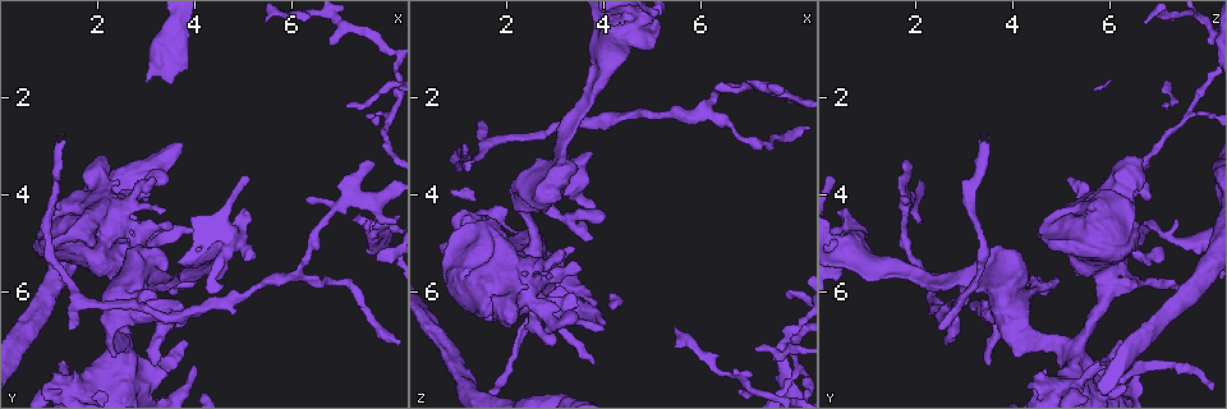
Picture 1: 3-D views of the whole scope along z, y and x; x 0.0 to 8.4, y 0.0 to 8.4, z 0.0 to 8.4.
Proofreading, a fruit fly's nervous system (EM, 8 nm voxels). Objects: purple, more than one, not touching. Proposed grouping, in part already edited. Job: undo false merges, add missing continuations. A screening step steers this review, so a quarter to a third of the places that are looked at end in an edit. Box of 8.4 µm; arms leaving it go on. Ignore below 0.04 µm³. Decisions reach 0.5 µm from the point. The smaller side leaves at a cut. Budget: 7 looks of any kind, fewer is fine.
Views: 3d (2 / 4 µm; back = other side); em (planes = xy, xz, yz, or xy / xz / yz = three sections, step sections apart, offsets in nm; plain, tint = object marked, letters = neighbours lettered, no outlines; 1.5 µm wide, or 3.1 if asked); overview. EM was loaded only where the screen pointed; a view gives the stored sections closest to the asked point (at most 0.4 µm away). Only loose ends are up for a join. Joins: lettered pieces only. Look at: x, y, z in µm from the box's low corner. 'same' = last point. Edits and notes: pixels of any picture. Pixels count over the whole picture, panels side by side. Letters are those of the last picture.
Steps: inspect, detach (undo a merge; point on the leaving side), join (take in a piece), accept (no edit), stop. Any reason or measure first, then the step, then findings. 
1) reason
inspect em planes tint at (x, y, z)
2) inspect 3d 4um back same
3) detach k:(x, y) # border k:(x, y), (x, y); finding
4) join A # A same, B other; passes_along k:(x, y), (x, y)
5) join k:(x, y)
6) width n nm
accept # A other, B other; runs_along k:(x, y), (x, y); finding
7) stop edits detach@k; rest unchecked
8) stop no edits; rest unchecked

an open end
inspect 3d 2um at (7.70, 3.35, 1.85)

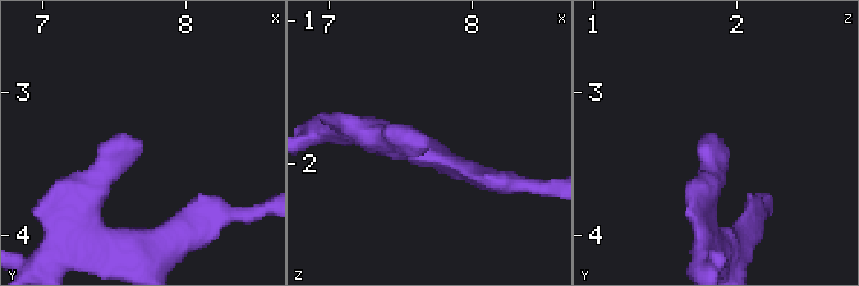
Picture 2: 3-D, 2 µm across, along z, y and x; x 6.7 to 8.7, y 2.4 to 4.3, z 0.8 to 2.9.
inspect em yz step 8 tint at (7.70, 3.32, 1.86)

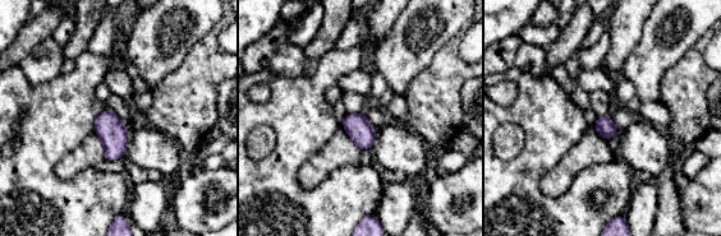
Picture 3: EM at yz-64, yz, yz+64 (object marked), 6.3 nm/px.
inspect em planes letters same

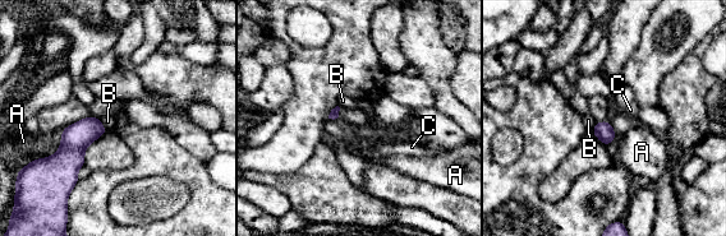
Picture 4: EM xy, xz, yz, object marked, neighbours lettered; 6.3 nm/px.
accept # A other, B other, C other; border 4:(96, 118), (108, 129); none of them fits

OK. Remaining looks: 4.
inspect em planes plain at (1.30, 5.55, 3.40)

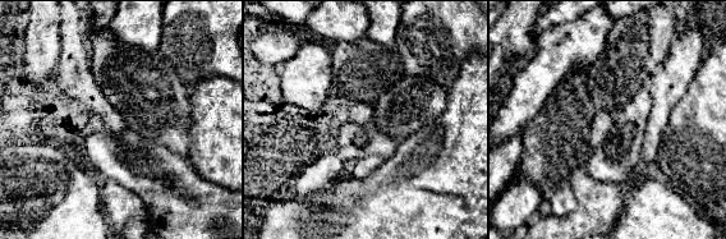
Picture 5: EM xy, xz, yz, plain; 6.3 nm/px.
see the neighbours
inspect em planes letters same

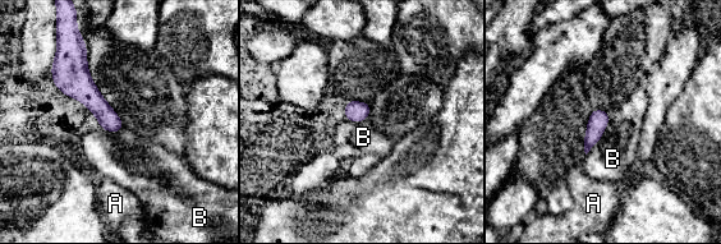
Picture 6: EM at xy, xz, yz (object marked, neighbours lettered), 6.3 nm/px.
accept # A other, B other; border 6:(609, 114), (601, 138), (586, 155); one neuron here

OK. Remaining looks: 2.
stop no edits; rest unchecked

